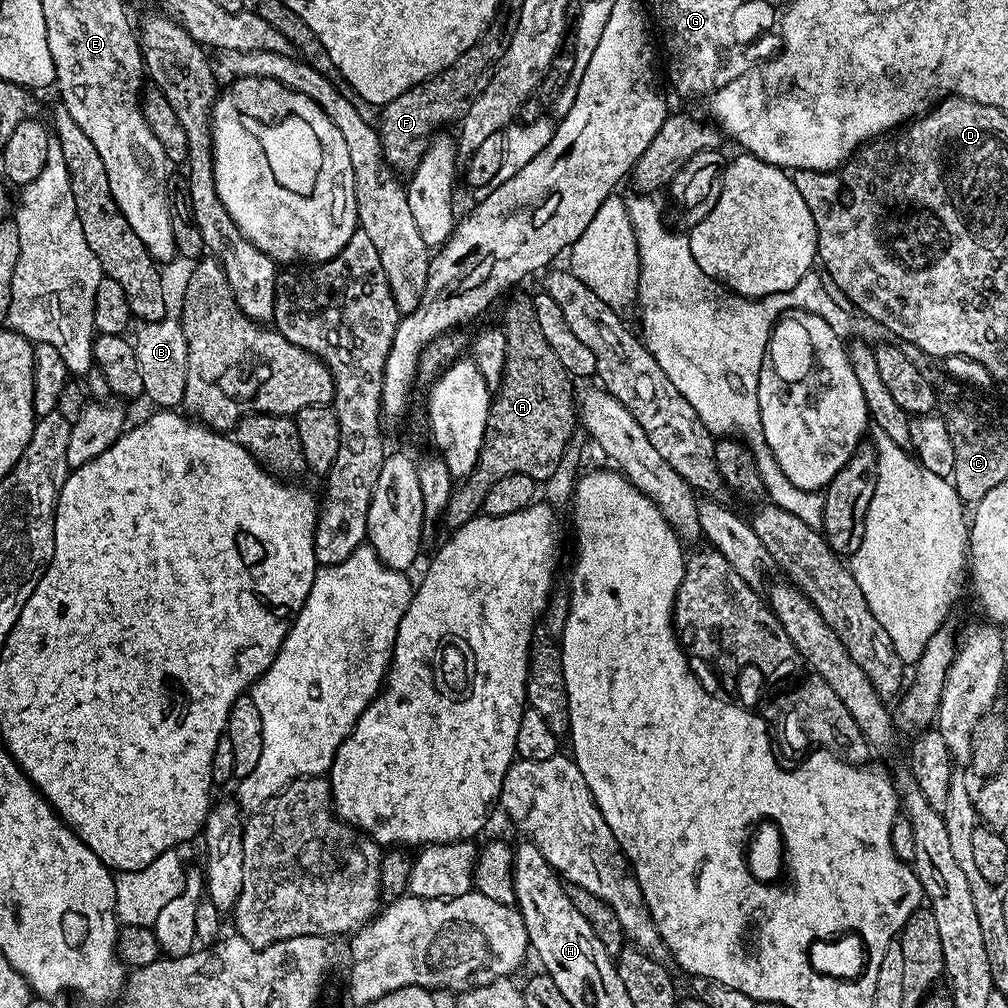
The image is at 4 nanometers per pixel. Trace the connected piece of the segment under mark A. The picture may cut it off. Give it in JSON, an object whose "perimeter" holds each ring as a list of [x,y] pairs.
{"perimeter":[[[516,296],[505,306],[502,331],[506,338],[504,381],[500,383],[499,388],[495,389],[492,397],[476,471],[464,477],[462,483],[453,487],[450,494],[449,504],[445,508],[442,519],[443,527],[448,527],[448,530],[458,529],[478,515],[489,486],[498,482],[498,478],[506,478],[515,472],[526,474],[538,482],[550,478],[562,458],[563,450],[570,442],[572,433],[578,428],[578,408],[574,403],[574,396],[572,400],[573,381],[568,371],[562,366],[562,362],[558,362],[558,354],[550,350],[550,344],[543,337],[542,330],[538,326],[538,318],[532,309],[531,299],[523,300],[522,297]]]}

